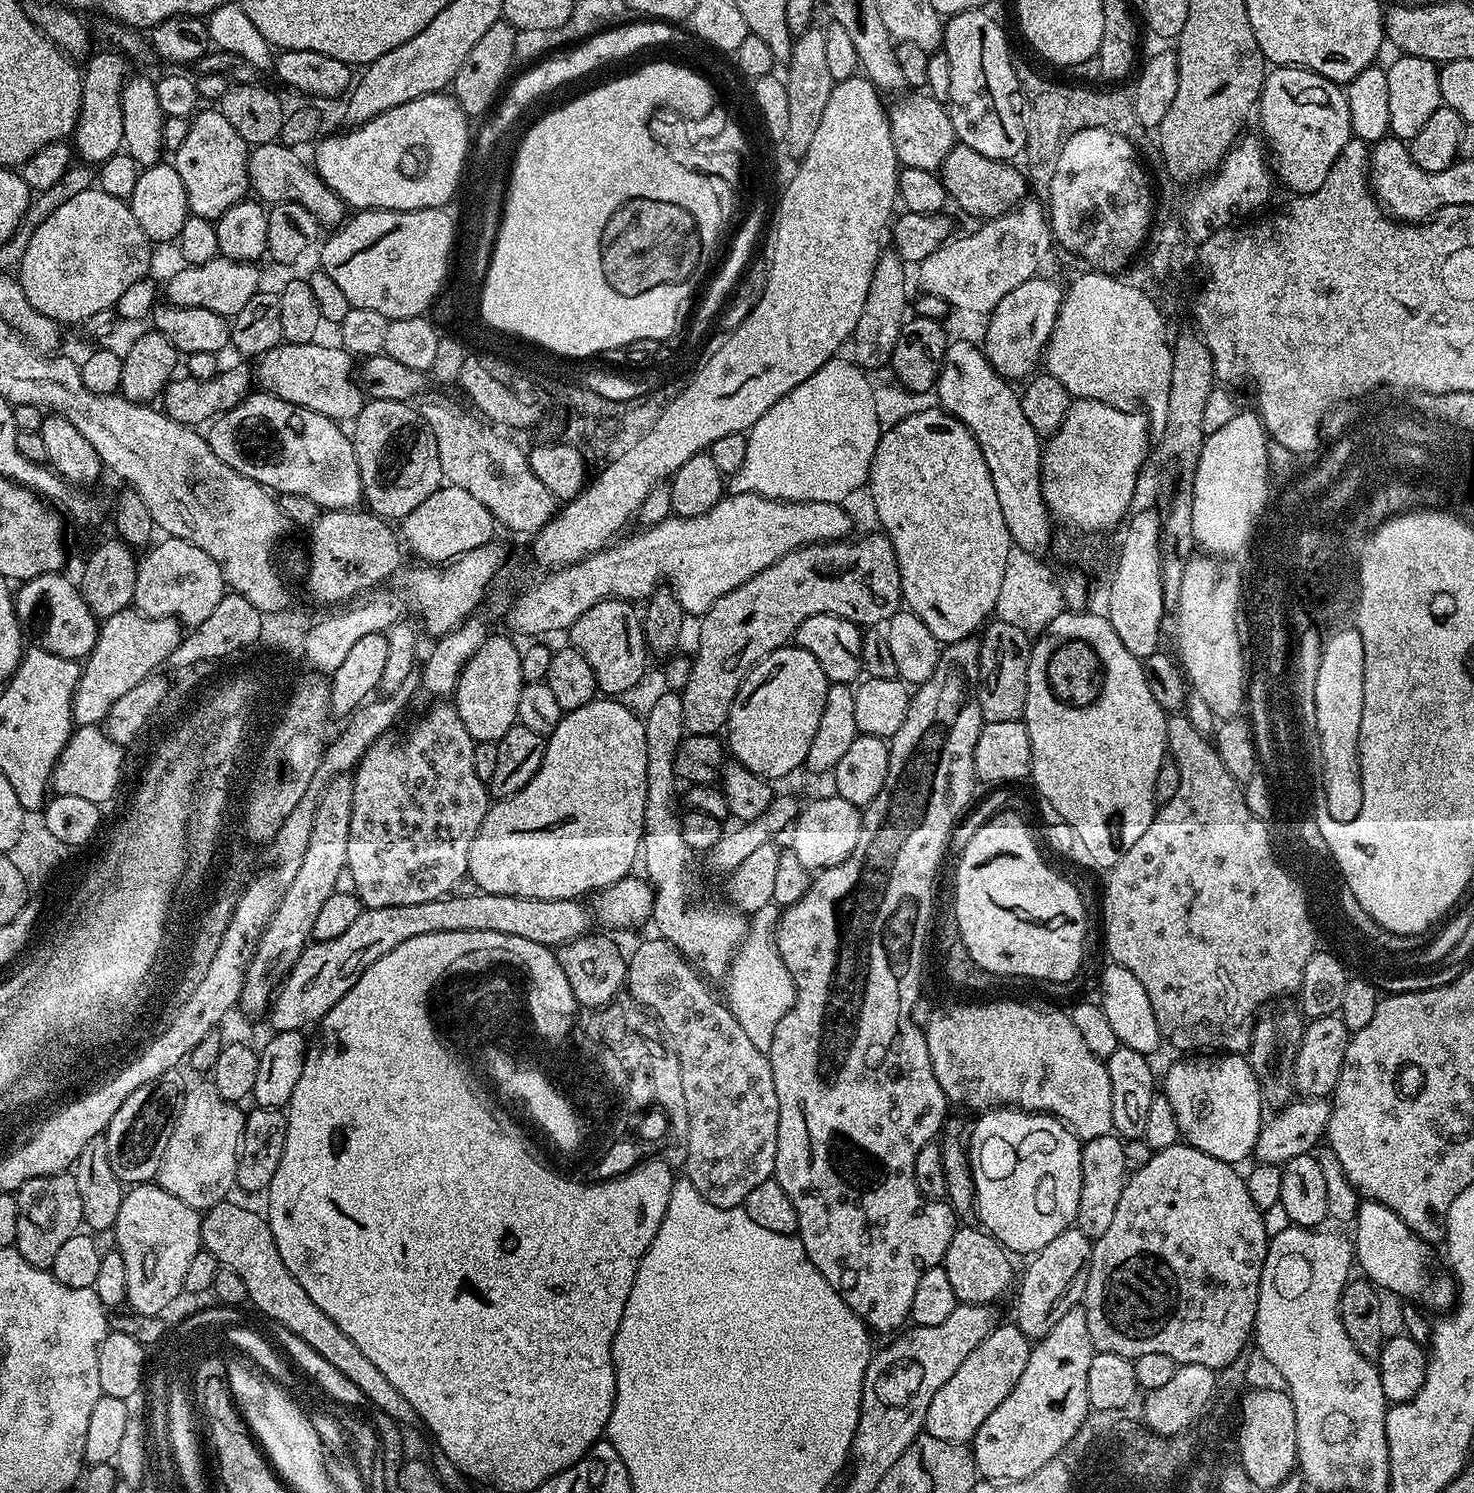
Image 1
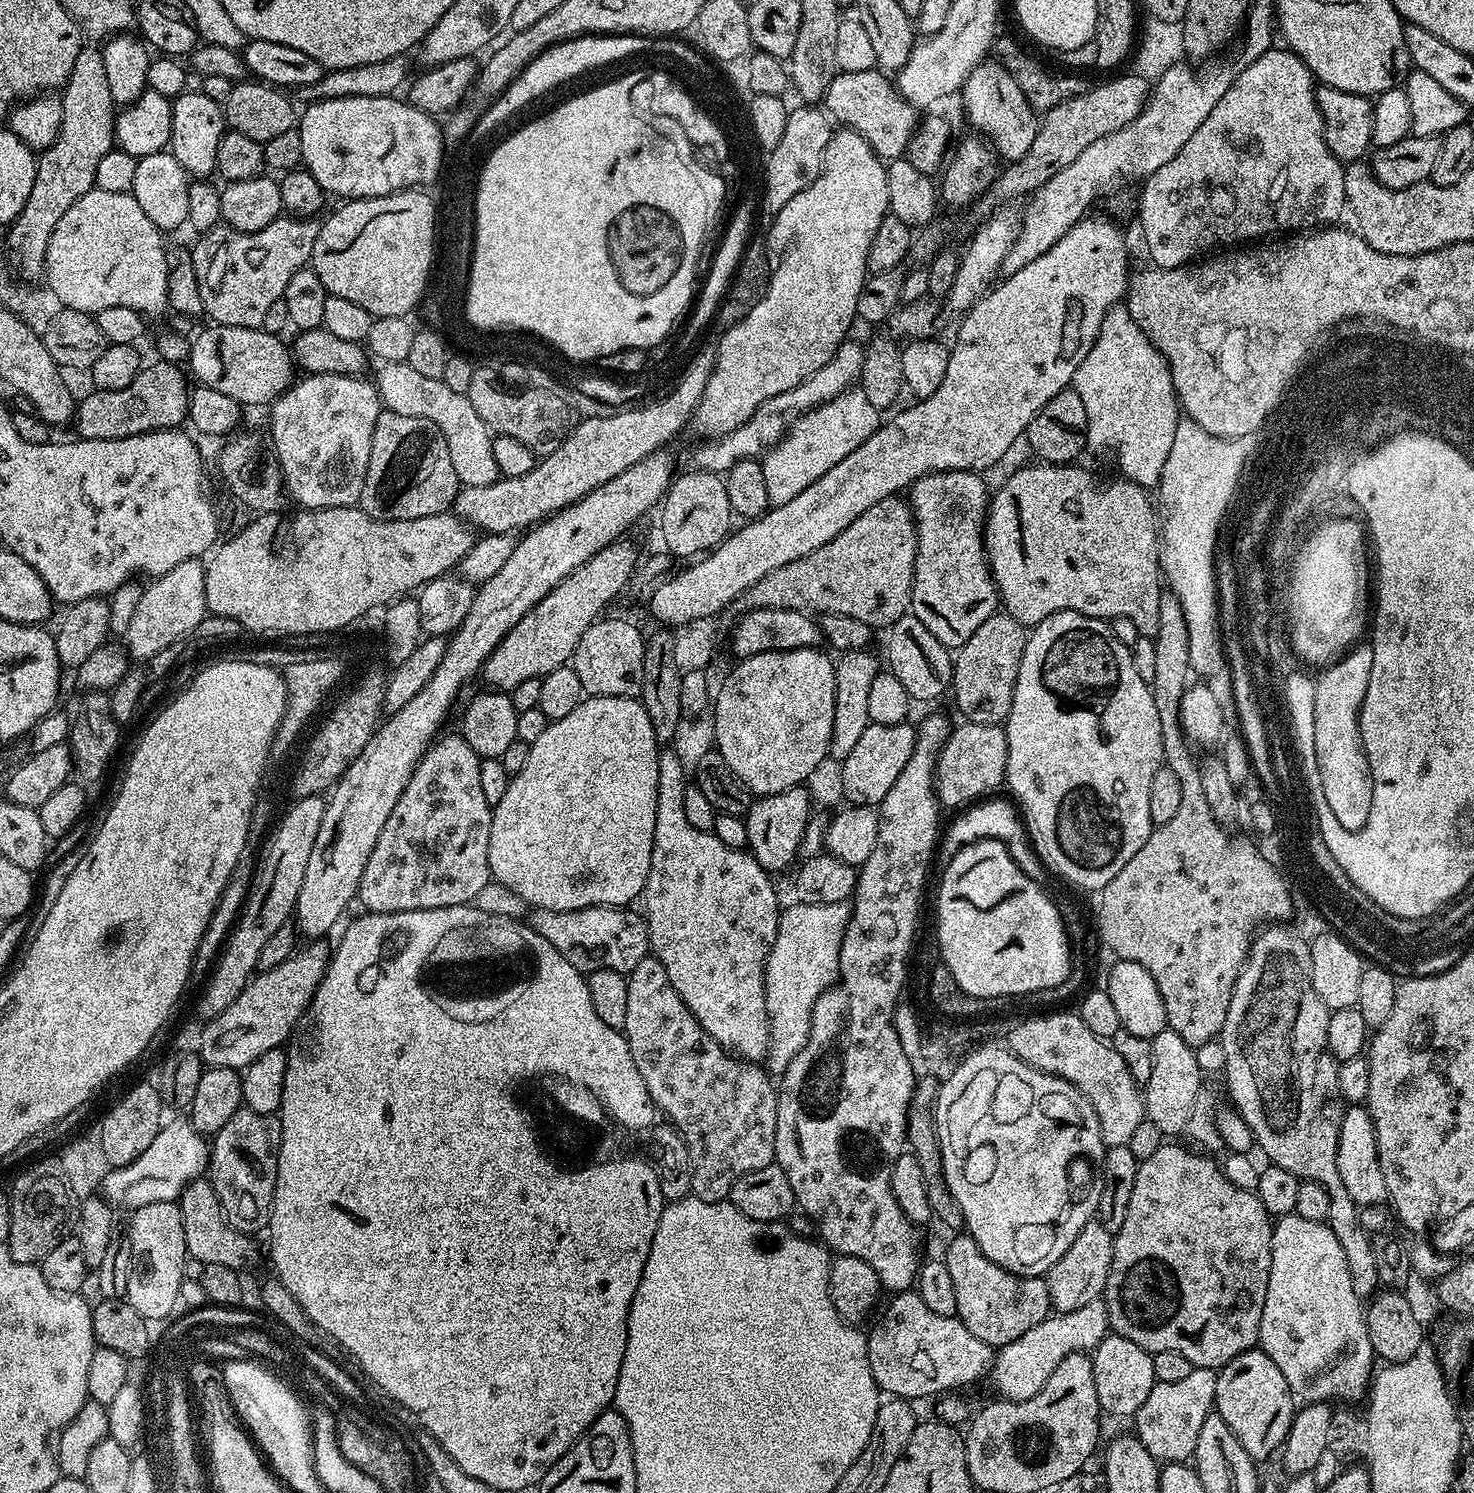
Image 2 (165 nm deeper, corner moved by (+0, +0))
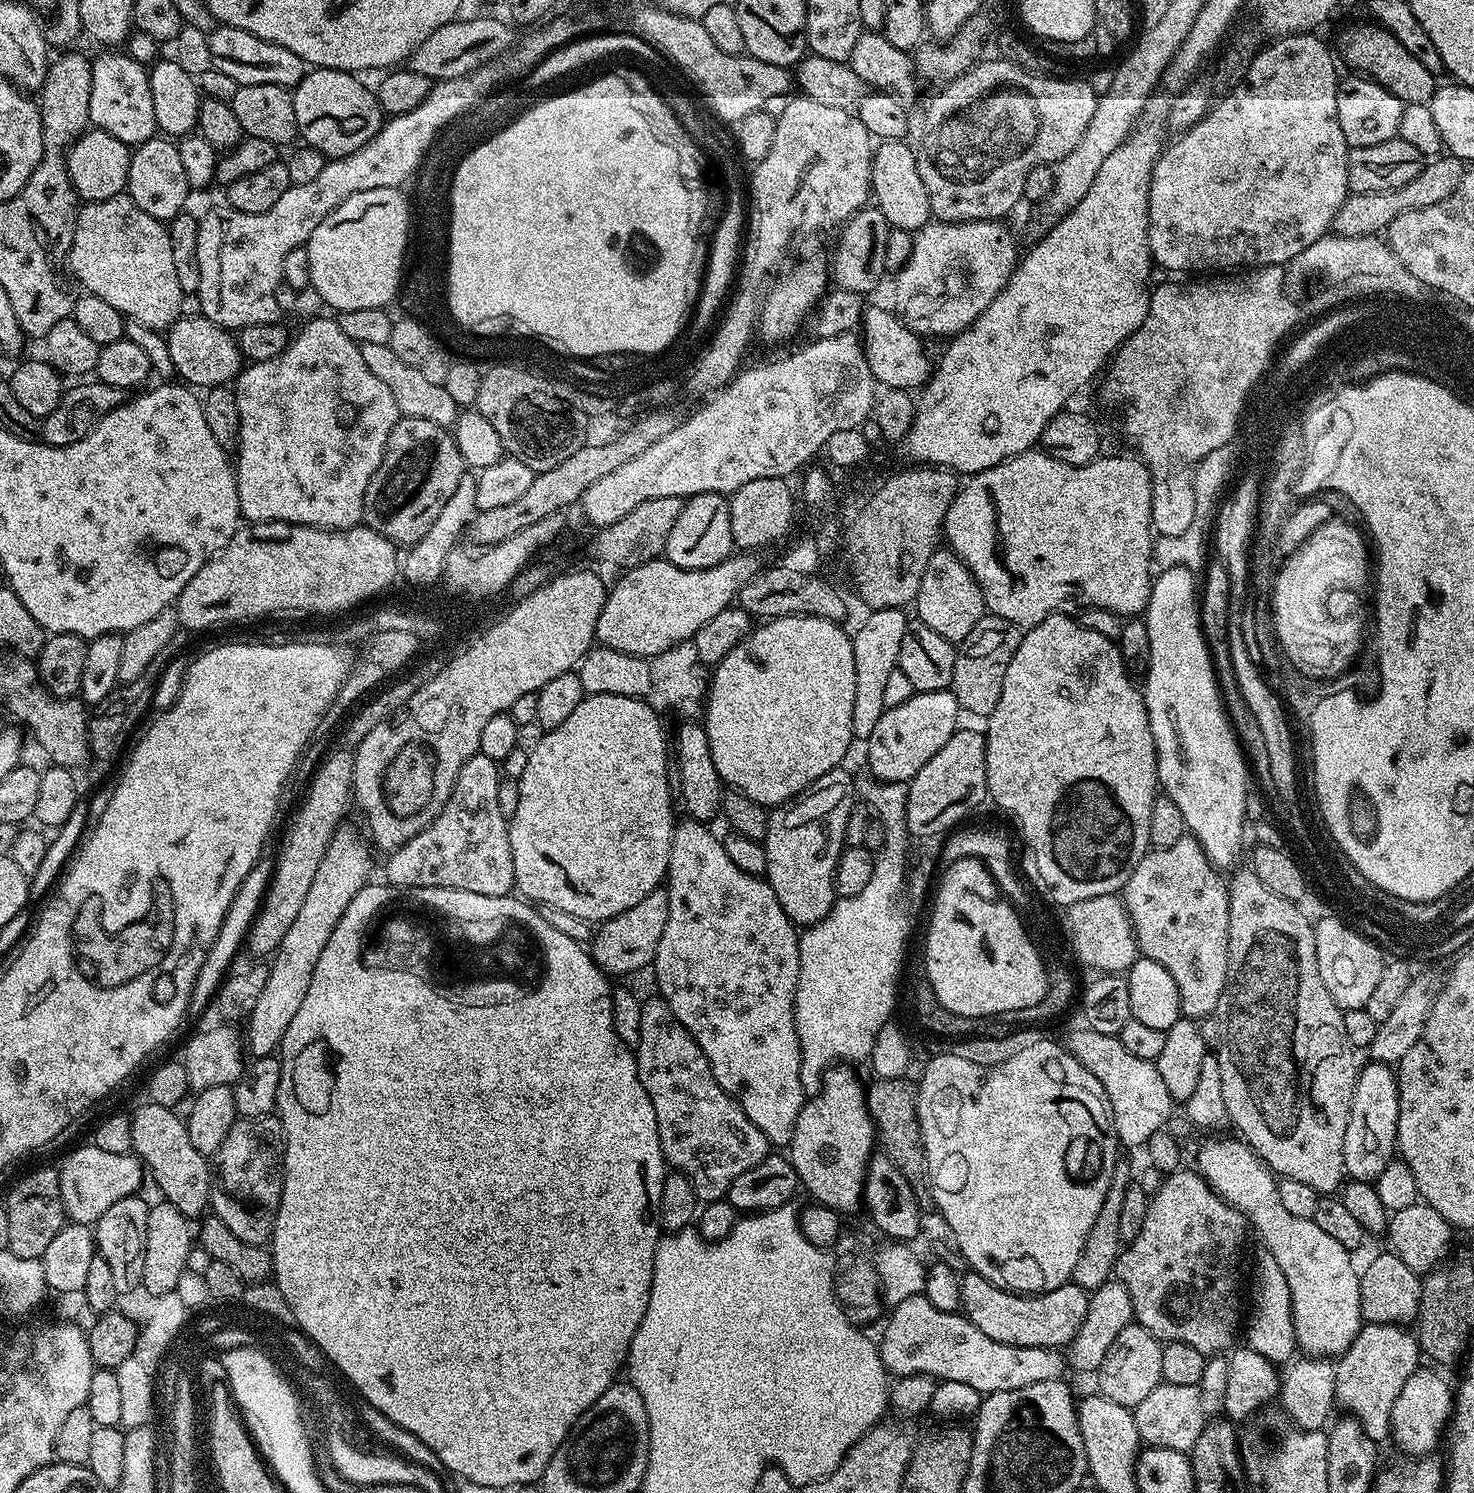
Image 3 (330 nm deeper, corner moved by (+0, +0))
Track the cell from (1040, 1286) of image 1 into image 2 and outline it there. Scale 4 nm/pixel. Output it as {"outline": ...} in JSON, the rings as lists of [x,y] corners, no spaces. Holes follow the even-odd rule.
{"outline":[[[1092,1219],[1089,1224],[1082,1226],[1078,1238],[1054,1262],[1054,1266],[1046,1273],[1048,1281],[1048,1302],[1056,1312],[1069,1312],[1086,1306],[1086,1302],[1094,1302],[1104,1295],[1106,1278],[1110,1274],[1110,1258],[1112,1257],[1113,1232],[1106,1230],[1099,1219]]]}

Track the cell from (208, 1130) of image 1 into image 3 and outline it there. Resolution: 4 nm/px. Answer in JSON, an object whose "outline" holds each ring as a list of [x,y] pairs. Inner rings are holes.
{"outline":[[[95,1146],[88,1148],[76,1148],[64,1160],[64,1165],[59,1165],[60,1185],[62,1186],[62,1202],[67,1219],[74,1224],[95,1225],[98,1218],[102,1218],[102,1214],[106,1210],[110,1210],[110,1206],[114,1206],[114,1202],[119,1202],[121,1198],[137,1195],[141,1191],[140,1183],[143,1182],[144,1176],[146,1180],[146,1168],[143,1163],[135,1155],[123,1152],[122,1154],[110,1154],[106,1150],[98,1150]]]}

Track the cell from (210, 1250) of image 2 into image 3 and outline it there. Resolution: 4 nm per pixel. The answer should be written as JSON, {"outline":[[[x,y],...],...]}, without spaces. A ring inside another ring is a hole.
{"outline":[[[144,1102],[144,1105],[141,1106],[140,1109],[137,1110],[136,1113],[131,1113],[130,1119],[132,1121],[132,1125],[130,1126],[130,1138],[132,1139],[132,1152],[135,1153],[137,1157],[146,1165],[147,1171],[150,1173],[151,1179],[152,1176],[156,1179],[156,1184],[160,1187],[160,1192],[165,1201],[167,1203],[172,1204],[180,1213],[189,1218],[200,1218],[205,1215],[209,1211],[210,1208],[210,1189],[212,1187],[212,1173],[213,1169],[210,1167],[209,1157],[203,1156],[198,1150],[194,1150],[194,1146],[190,1143],[190,1134],[188,1133],[188,1125],[185,1123],[183,1119],[180,1120],[176,1117],[177,1113],[173,1111],[171,1108],[167,1108],[166,1106],[158,1106],[157,1104],[151,1102]]]}

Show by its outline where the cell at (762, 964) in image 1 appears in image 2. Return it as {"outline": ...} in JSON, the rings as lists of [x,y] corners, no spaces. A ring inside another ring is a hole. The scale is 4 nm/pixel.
{"outline":[[[792,902],[780,913],[776,941],[764,962],[764,993],[772,1039],[766,1068],[773,1077],[783,1076],[794,1054],[806,1046],[814,1002],[840,979],[840,951],[849,915],[847,903],[834,902],[826,902],[826,906]]]}

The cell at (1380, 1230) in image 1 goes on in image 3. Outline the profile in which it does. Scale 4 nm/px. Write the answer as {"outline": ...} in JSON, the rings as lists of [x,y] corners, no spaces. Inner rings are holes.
{"outline":[[[1368,1062],[1361,1067],[1354,1098],[1350,1106],[1350,1118],[1346,1122],[1344,1139],[1344,1171],[1353,1180],[1379,1181],[1382,1170],[1394,1158],[1396,1147],[1396,1123],[1398,1122],[1398,1090],[1396,1073],[1389,1065]]]}

